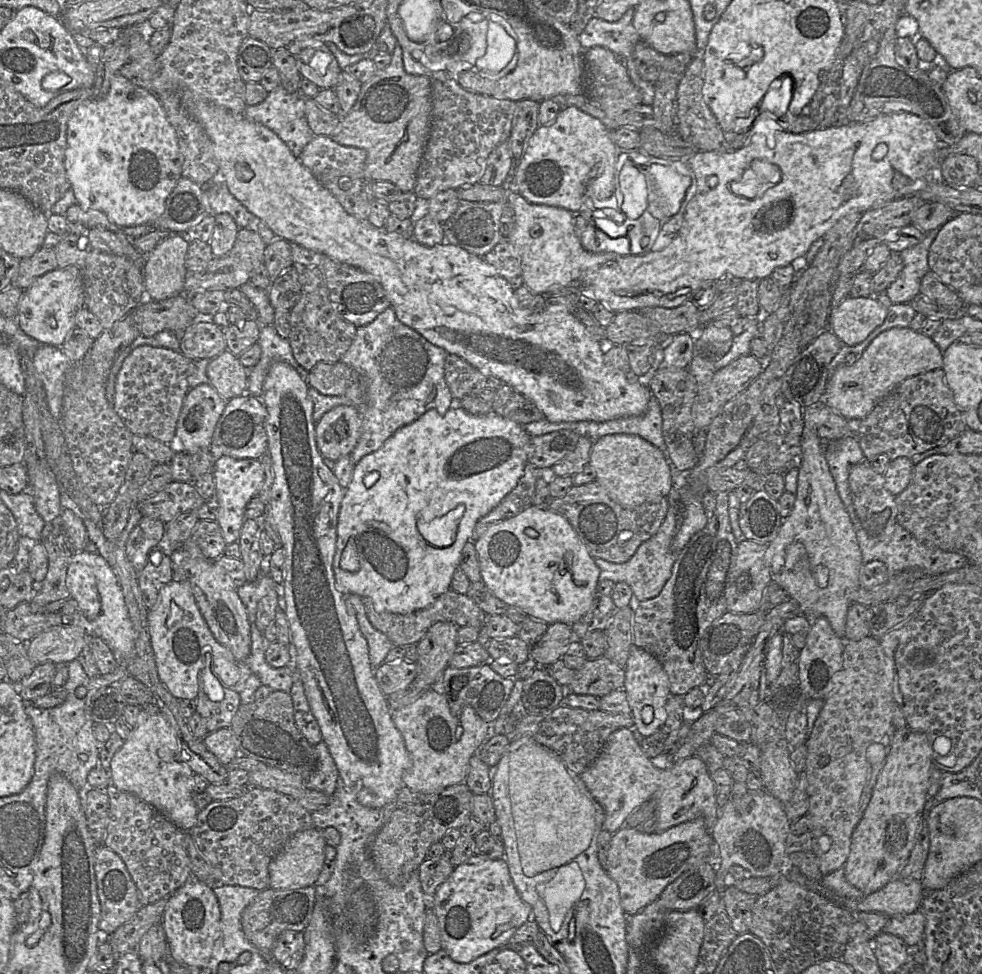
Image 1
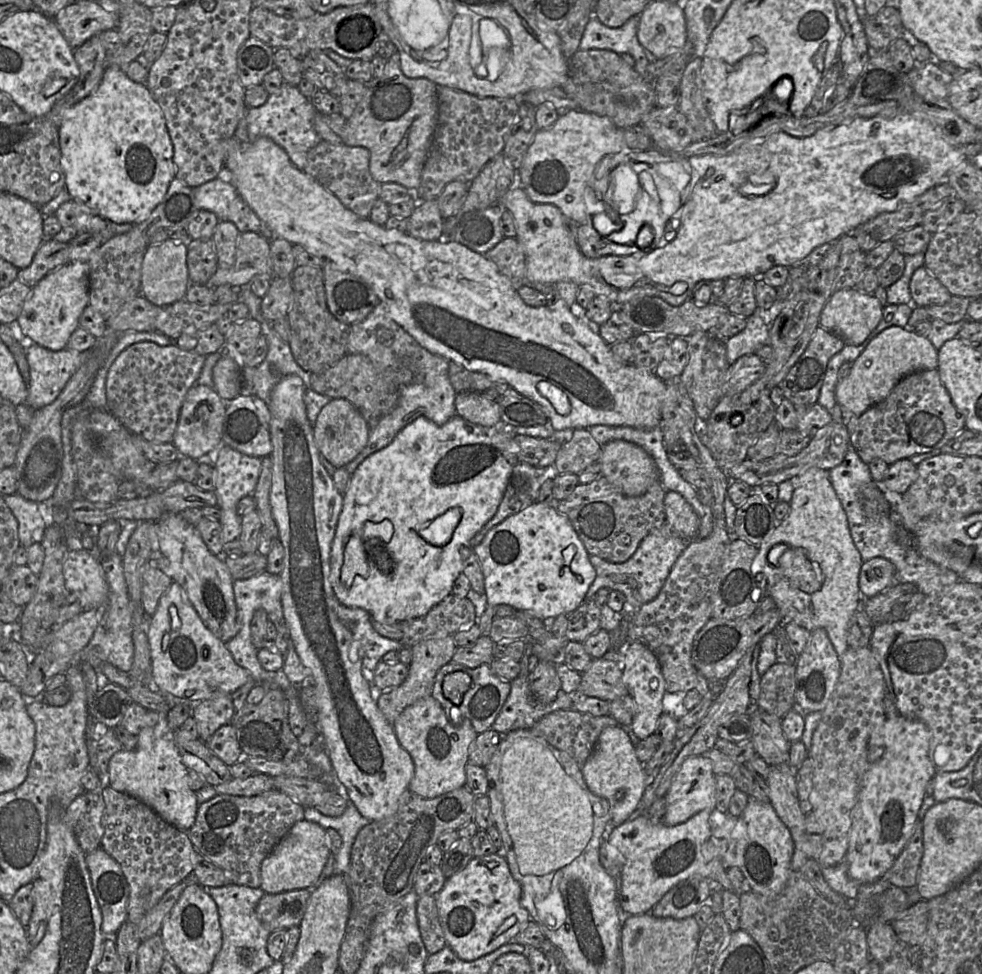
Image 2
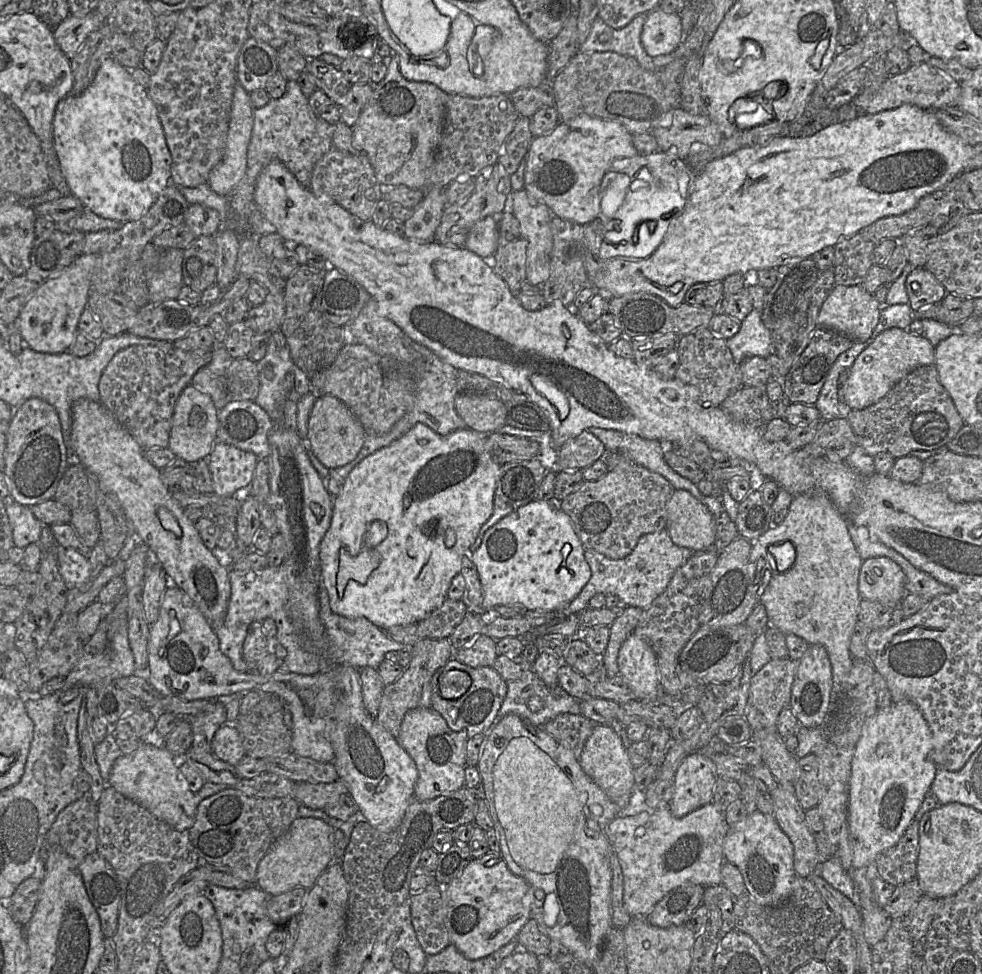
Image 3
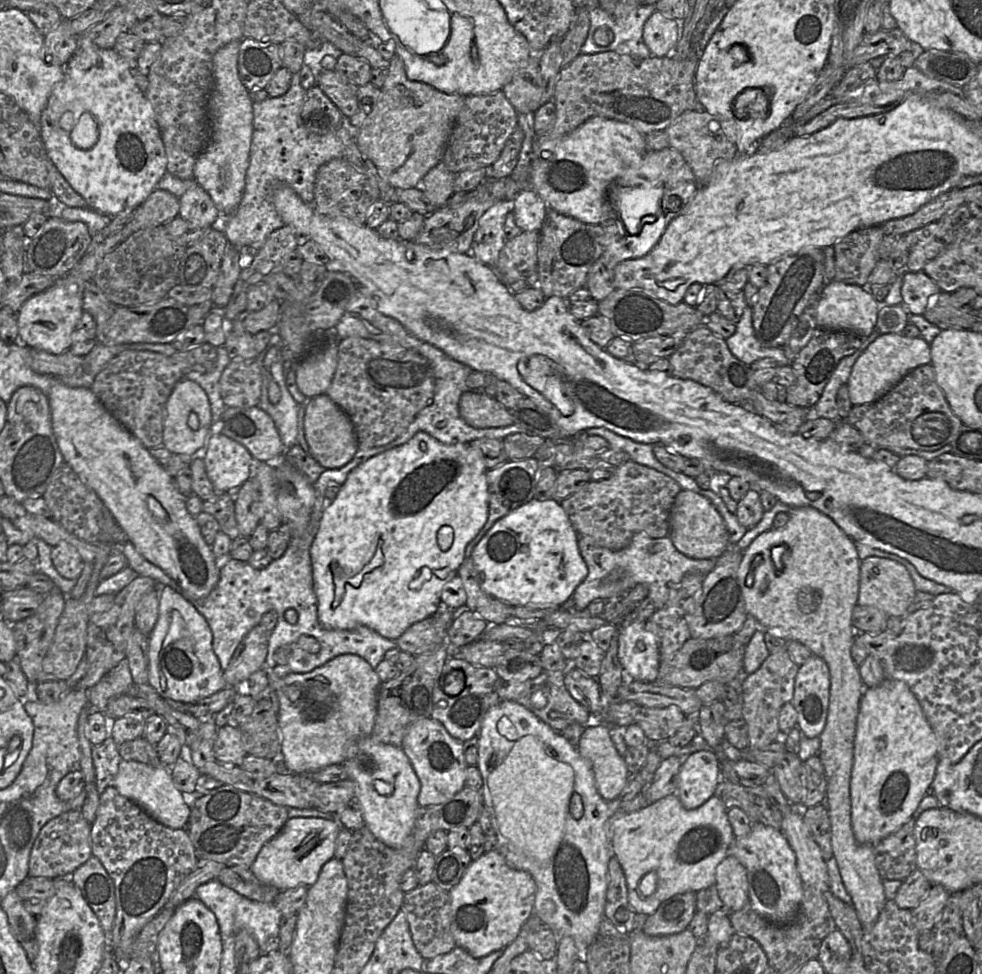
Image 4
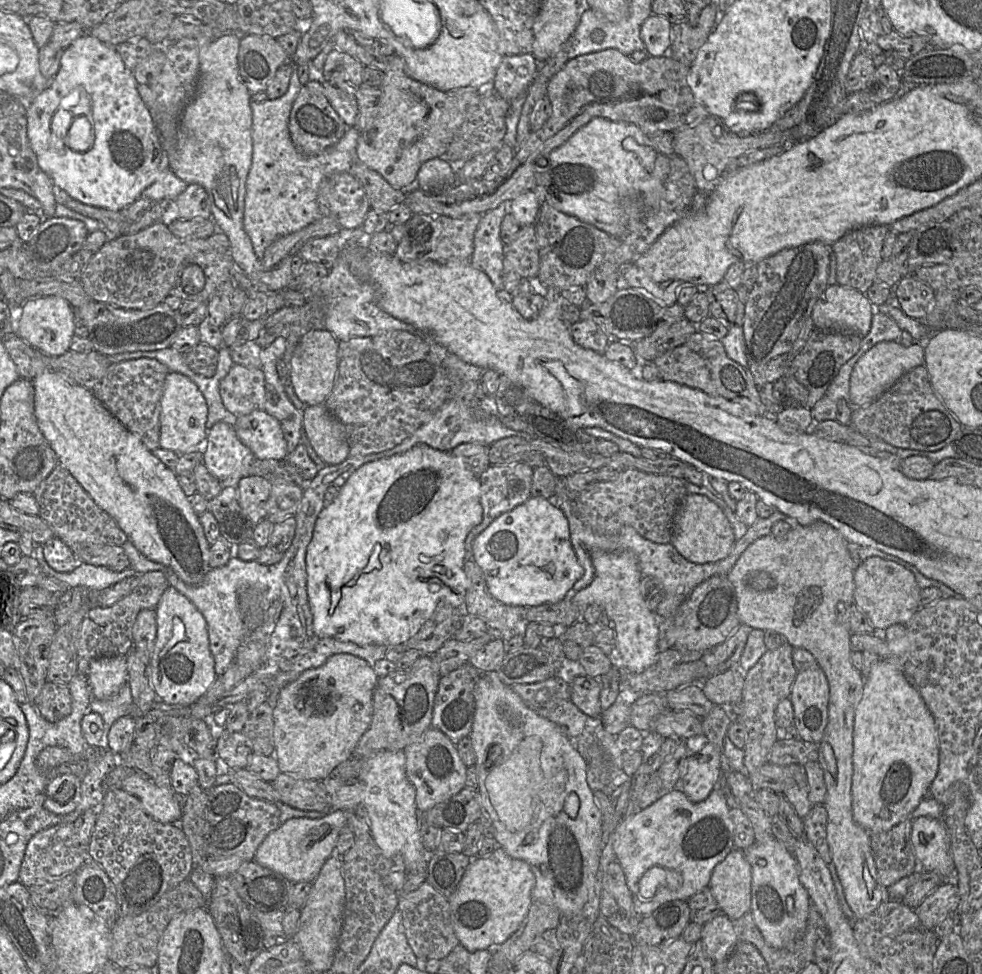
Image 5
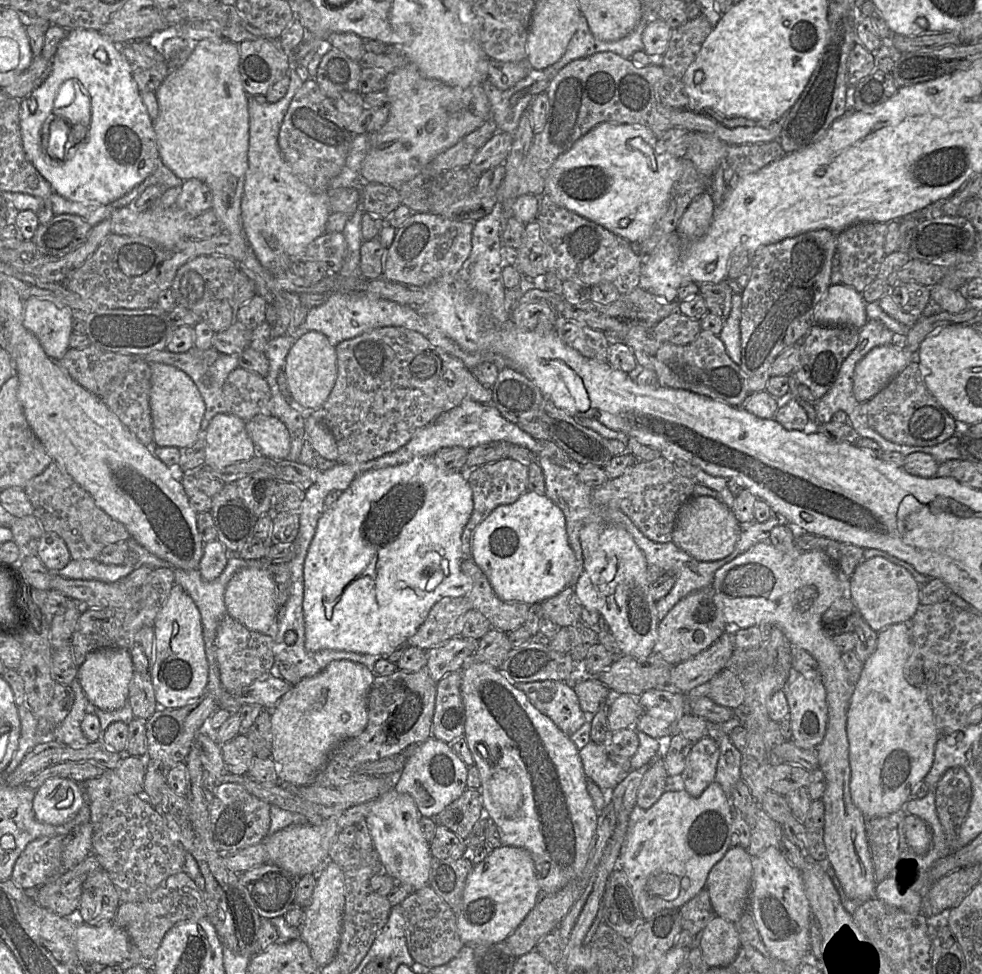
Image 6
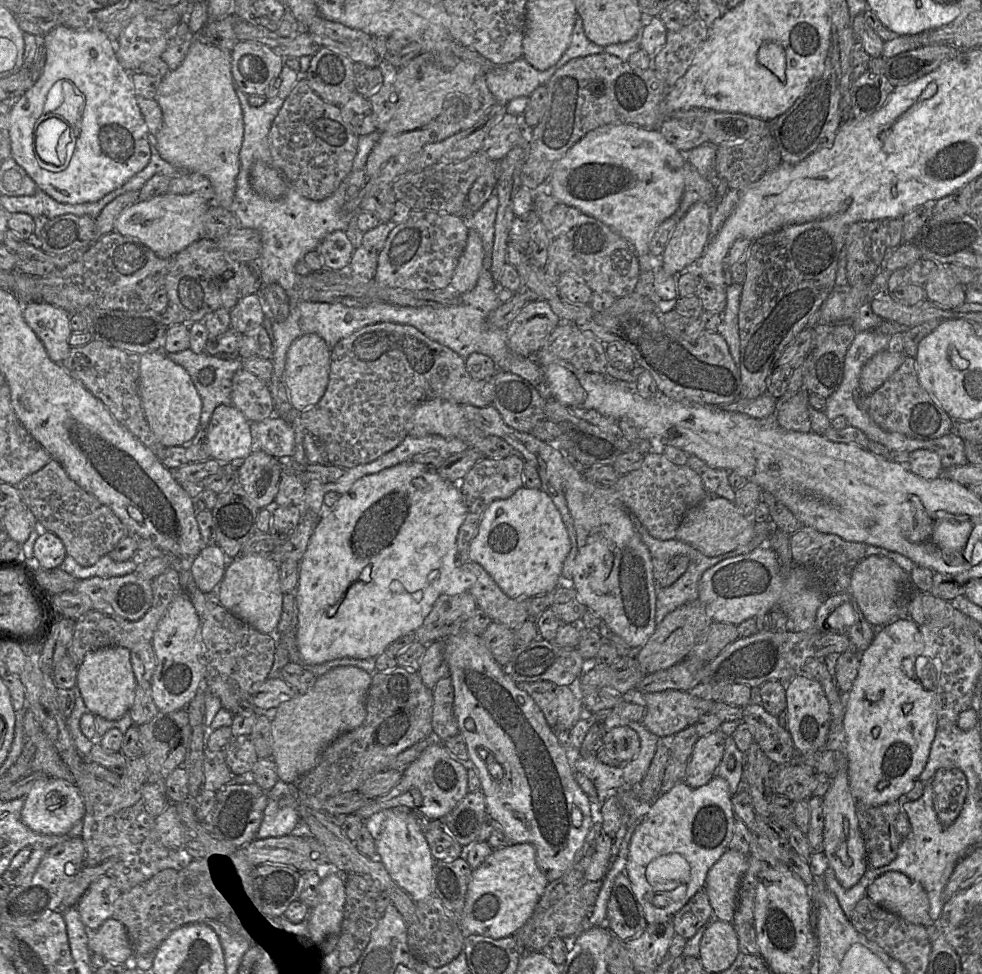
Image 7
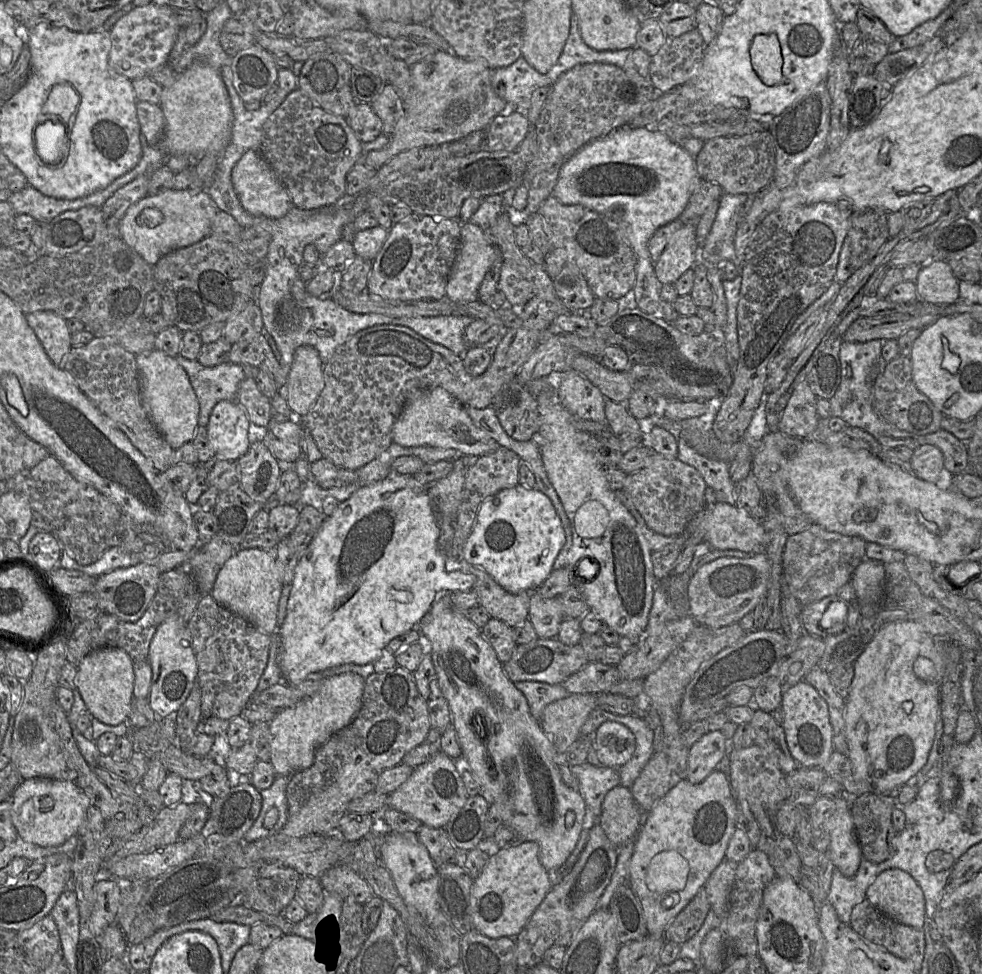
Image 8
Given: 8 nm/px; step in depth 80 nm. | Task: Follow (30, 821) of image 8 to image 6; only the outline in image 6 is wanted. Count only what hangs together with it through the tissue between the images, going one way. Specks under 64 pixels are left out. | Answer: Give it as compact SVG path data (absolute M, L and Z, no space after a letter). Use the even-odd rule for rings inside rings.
M50 778L35 791L33 812L38 821L58 826L74 818L83 804L80 783L69 778Z

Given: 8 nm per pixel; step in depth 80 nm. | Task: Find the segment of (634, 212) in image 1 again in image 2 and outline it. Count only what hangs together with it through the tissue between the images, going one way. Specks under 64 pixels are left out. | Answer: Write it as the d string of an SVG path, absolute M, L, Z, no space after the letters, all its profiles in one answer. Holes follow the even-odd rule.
M620 164L609 174L609 183L614 182L614 188L618 188L618 205L614 204L613 208L620 214L628 214L632 212L635 208L635 198L640 190L639 177L638 174L628 165Z

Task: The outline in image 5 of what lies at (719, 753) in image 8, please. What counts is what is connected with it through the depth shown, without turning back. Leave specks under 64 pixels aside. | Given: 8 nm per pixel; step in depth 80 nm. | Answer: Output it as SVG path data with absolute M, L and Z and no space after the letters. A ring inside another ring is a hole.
M706 741L686 760L681 776L683 793L691 802L701 802L719 785L720 778L719 753L710 742Z

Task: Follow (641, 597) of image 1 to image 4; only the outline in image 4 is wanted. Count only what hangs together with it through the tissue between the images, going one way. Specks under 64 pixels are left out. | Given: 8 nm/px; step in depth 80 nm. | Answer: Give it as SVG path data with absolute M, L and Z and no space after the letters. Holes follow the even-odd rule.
M645 532L635 534L626 548L616 551L596 546L589 538L578 535L578 548L588 573L571 597L574 610L586 609L595 599L622 598L638 584L648 587L648 597L653 601L655 609L661 609L669 599L671 589L680 583L685 575L697 573L706 576L717 562L714 558L689 558L676 549L669 535L651 538Z

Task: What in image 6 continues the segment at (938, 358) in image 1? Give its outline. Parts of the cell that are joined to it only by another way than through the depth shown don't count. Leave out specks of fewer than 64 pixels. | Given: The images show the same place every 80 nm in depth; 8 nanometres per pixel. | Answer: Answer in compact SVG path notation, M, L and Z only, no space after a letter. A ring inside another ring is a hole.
M892 344L871 349L857 364L853 374L853 394L859 403L875 396L888 382L905 369L911 362L917 362L917 352L912 353L905 346L899 348Z

